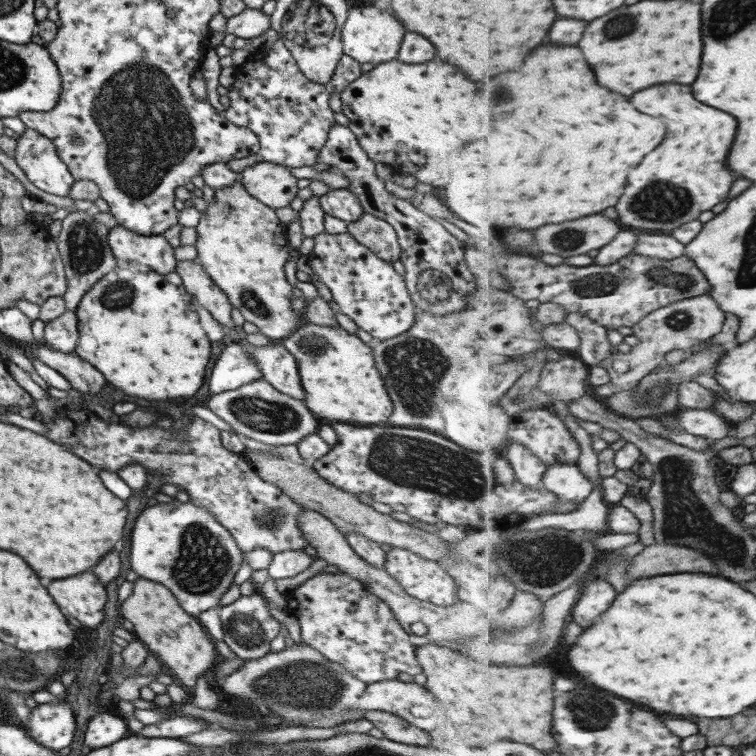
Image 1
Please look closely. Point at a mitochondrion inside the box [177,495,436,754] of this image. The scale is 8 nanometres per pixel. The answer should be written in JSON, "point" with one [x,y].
{"point":[305,685]}

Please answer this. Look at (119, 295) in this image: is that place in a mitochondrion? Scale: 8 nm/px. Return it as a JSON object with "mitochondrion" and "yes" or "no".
{"mitochondrion":"yes"}

